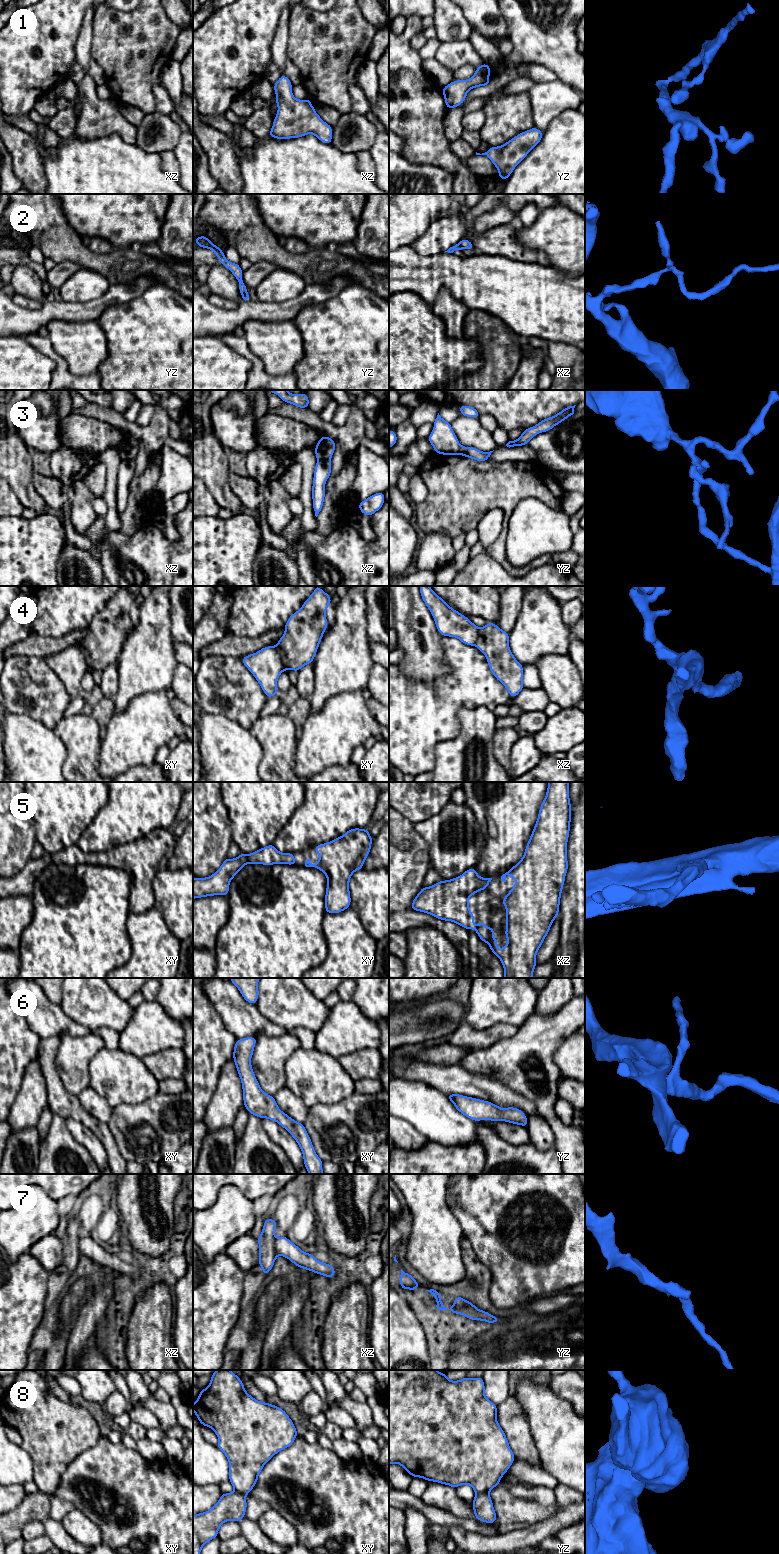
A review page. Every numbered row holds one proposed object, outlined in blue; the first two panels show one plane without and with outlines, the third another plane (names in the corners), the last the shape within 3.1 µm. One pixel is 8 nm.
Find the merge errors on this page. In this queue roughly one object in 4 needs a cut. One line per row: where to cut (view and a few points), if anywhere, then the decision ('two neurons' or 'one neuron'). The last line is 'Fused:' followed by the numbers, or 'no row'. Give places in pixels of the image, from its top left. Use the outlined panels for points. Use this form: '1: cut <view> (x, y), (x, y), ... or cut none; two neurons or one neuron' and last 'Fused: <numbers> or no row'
1: cut none; one neuron
2: cut xz (458, 243), (462, 249); two neurons
3: cut xz (329, 459), (318, 461); two neurons
4: cut xy (276, 646), (285, 669); two neurons
5: cut none; one neuron
6: cut none; one neuron
7: cut xz (275, 1238), (274, 1245), (278, 1254); two neurons
8: cut yz (476, 1492), (488, 1493); two neurons
Fused: 2, 3, 4, 7, 8

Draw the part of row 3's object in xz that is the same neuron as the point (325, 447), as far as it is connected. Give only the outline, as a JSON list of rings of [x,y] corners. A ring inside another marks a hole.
[[[323,435],[314,450],[318,461],[330,460],[335,451],[335,440]]]

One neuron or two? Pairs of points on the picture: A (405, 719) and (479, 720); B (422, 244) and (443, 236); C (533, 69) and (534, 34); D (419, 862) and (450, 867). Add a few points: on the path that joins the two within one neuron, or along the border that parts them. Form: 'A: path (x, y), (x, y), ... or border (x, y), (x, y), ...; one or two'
A: border (478, 706), (459, 709), (459, 733), (446, 740); two
B: path (427, 244), (438, 236); one
C: border (512, 72), (521, 65), (542, 64), (555, 73); two
D: border (428, 849), (431, 866); two

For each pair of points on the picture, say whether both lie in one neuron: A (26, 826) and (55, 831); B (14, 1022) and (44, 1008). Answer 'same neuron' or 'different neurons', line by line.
A: different neurons
B: different neurons

